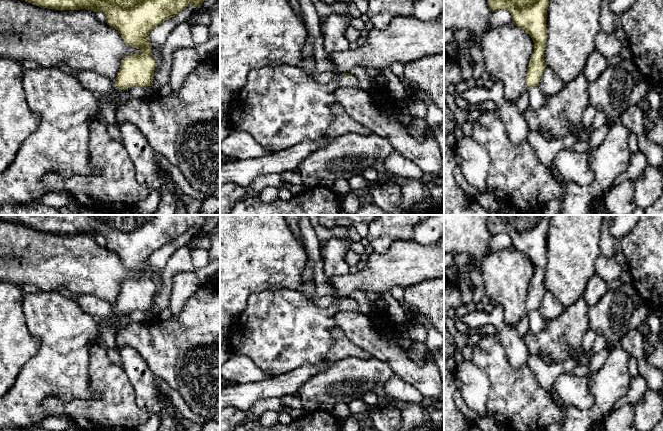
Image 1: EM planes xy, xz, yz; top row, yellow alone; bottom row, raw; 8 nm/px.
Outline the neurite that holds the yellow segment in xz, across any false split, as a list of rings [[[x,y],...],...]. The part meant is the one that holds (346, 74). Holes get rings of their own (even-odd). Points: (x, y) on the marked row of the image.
[[[280,64],[253,69],[245,86],[230,102],[227,123],[233,130],[248,132],[271,153],[281,152],[325,135],[334,119],[335,90],[358,86],[359,79],[350,73],[335,75],[329,83],[321,84],[297,66]]]

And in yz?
[[[488,0],[492,12],[504,9],[512,17],[512,23],[522,28],[534,42],[534,51],[525,76],[529,107],[539,109],[547,101],[539,87],[542,74],[547,67],[544,53],[547,41],[547,9],[549,0]]]

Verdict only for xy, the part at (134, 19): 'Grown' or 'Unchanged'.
Grown

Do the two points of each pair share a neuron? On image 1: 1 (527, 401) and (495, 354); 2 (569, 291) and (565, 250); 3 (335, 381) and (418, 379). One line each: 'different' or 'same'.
1: same
2: same
3: different

